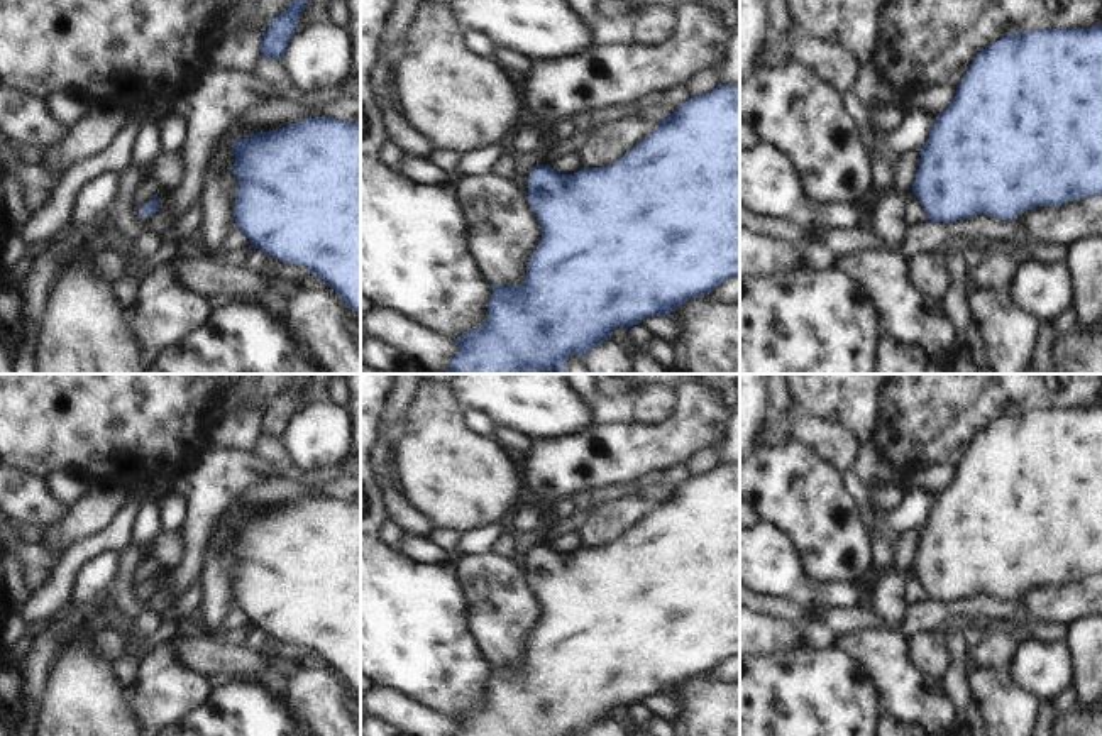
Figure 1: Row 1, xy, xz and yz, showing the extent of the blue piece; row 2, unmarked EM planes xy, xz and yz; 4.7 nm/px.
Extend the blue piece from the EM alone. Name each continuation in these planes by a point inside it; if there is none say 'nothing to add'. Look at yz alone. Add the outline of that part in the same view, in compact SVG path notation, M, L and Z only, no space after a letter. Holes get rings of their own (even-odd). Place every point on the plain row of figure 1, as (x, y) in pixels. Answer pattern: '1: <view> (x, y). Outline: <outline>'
nothing to add.

